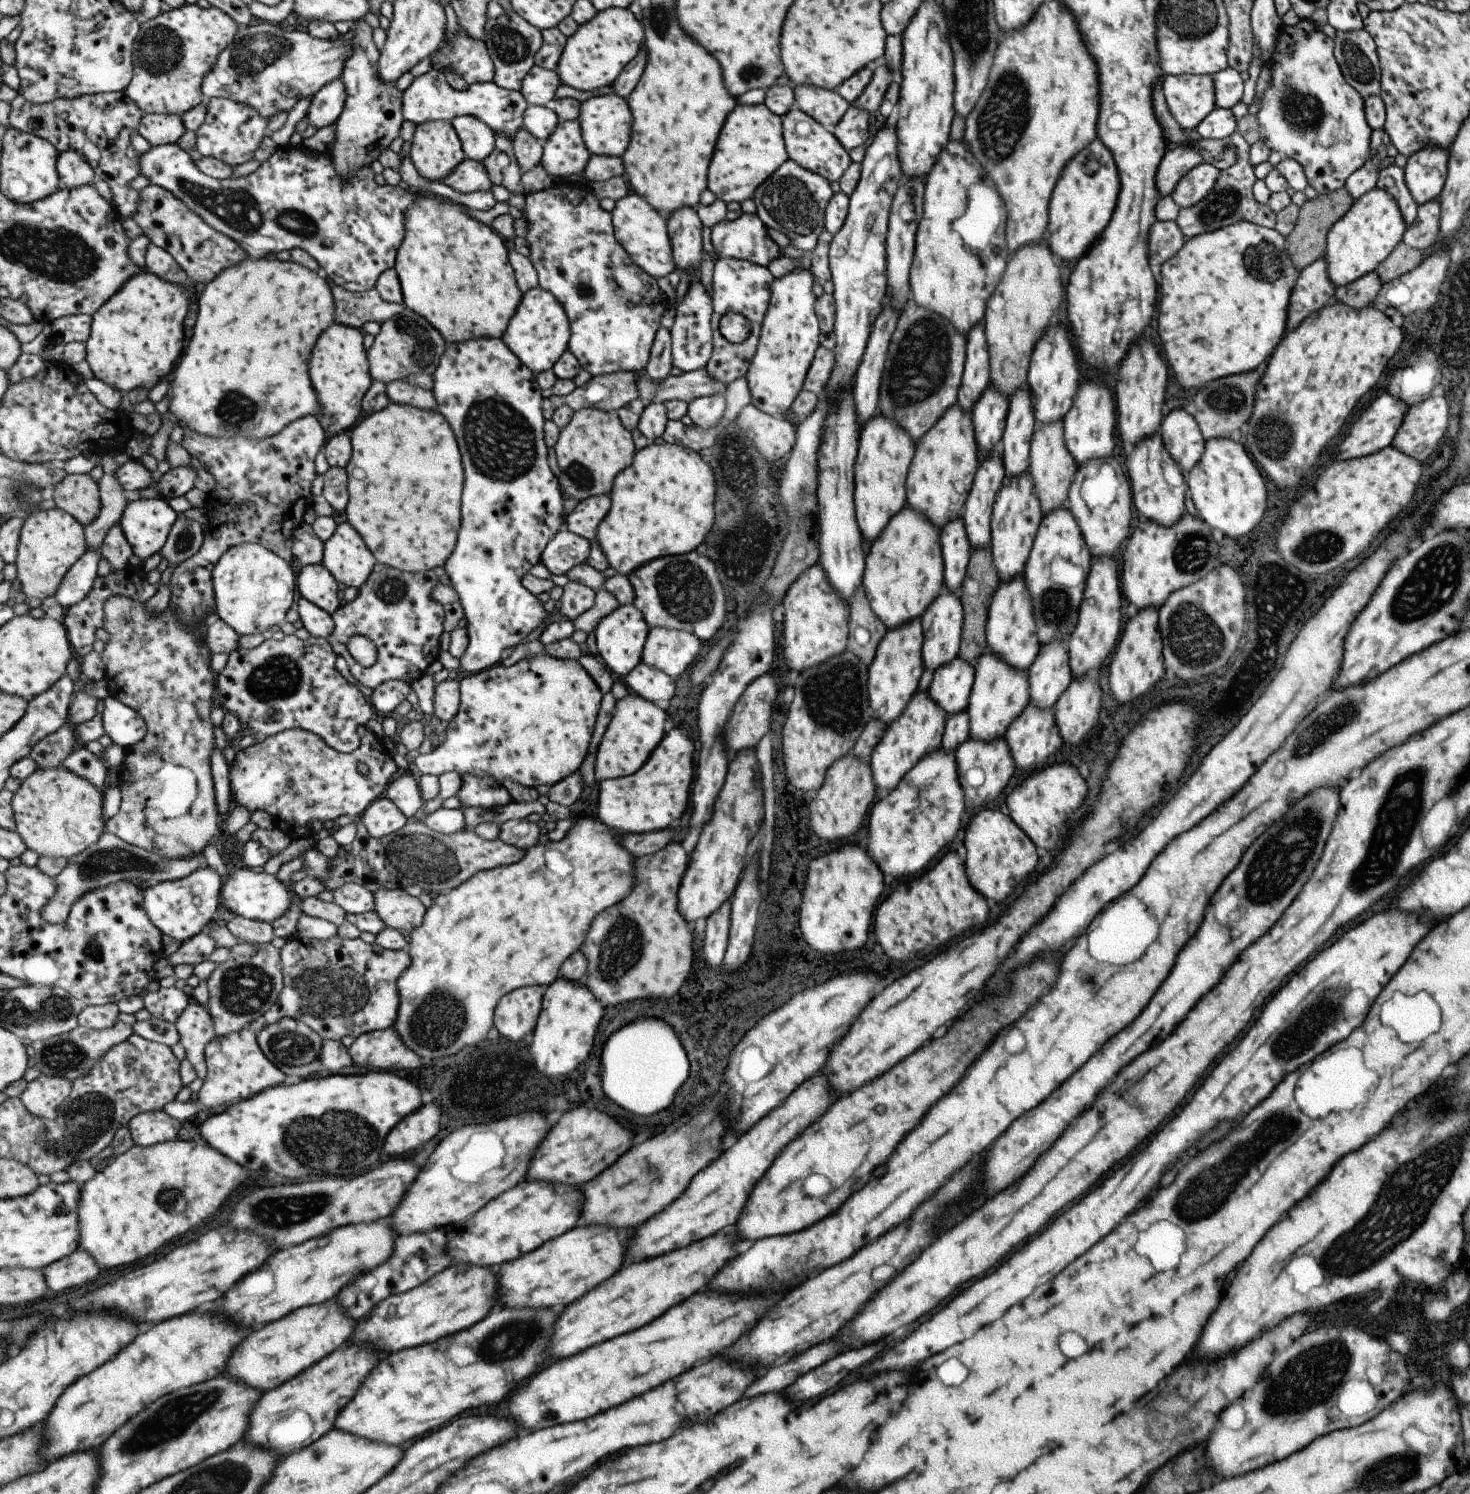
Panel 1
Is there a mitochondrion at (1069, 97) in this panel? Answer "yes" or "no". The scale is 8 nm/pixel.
no

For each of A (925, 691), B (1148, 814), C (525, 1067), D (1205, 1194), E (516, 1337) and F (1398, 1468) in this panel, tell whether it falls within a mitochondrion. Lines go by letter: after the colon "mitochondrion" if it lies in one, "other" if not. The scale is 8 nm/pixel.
A: other
B: other
C: other
D: mitochondrion
E: mitochondrion
F: mitochondrion

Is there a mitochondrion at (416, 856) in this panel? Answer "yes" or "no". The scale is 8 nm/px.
yes

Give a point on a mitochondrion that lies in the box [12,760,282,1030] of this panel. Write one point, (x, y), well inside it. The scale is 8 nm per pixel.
(243, 990)

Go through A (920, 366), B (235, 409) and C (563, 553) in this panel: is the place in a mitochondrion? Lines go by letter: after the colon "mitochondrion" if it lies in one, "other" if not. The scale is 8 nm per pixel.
A: mitochondrion
B: mitochondrion
C: mitochondrion

